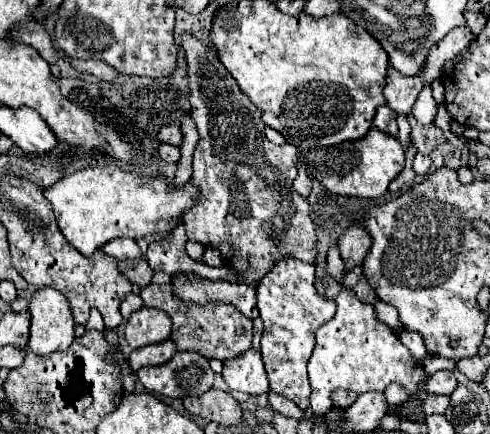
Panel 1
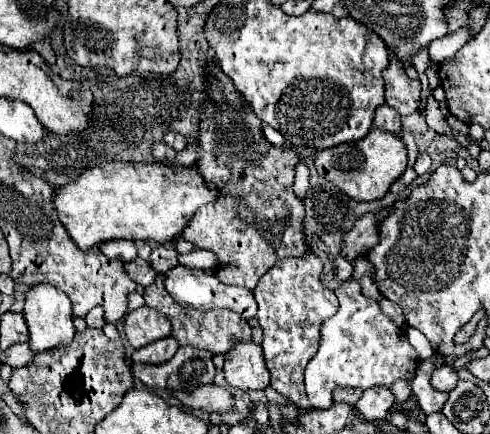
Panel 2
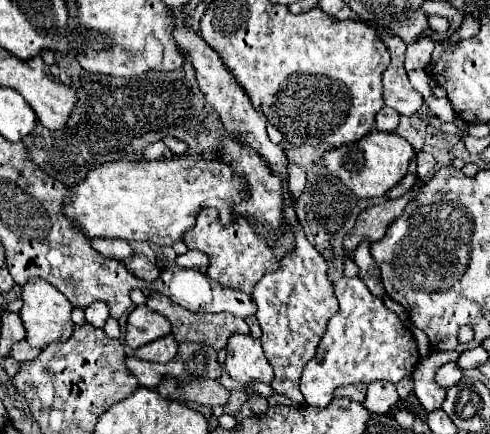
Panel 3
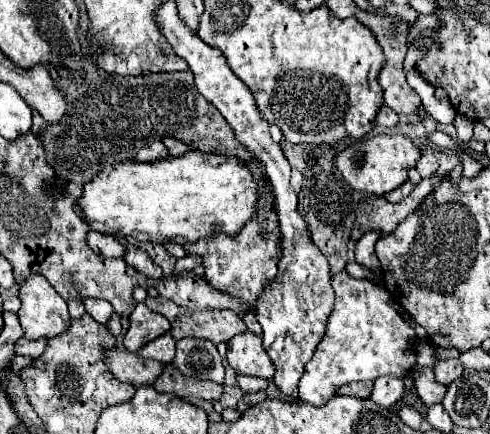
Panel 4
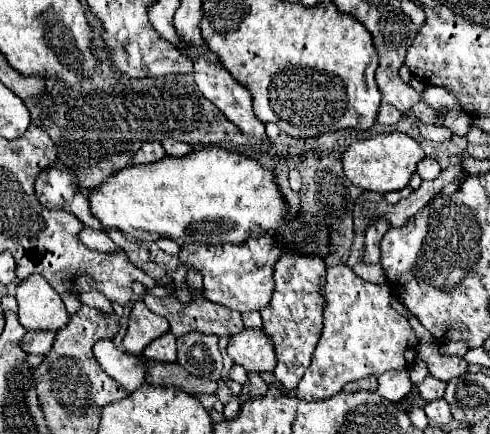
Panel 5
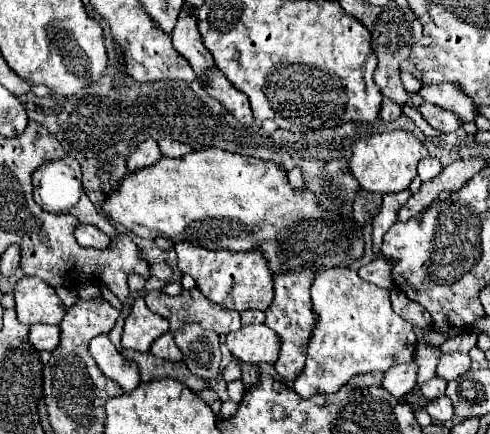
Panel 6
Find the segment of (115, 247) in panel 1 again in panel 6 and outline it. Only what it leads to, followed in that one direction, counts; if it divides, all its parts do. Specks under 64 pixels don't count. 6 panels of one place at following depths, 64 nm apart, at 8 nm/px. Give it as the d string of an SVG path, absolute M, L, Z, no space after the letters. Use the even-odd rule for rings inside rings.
M92 224L76 226L74 236L80 246L92 246L92 248L100 248L100 250L108 248L108 242L110 242L110 238L100 228L96 228Z

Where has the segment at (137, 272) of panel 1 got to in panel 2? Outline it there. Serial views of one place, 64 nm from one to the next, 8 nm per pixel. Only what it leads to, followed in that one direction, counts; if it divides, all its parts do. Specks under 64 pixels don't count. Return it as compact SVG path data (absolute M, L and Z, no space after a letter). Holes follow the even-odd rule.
M126 262L124 268L126 268L126 272L130 274L130 278L136 280L136 284L142 284L142 286L150 286L150 284L154 282L154 278L156 278L156 272L154 272L154 268L152 268L150 264L138 266L138 264L134 264L134 262Z

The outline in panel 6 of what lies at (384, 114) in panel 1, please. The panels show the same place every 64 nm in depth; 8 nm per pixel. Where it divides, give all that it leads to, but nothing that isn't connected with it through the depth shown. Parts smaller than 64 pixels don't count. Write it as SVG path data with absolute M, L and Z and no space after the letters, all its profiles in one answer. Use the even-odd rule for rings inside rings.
M388 98L382 100L382 112L380 112L380 118L382 118L382 120L392 122L392 120L396 120L400 114L402 114L402 108L400 108L398 104L392 104L392 100L388 100Z

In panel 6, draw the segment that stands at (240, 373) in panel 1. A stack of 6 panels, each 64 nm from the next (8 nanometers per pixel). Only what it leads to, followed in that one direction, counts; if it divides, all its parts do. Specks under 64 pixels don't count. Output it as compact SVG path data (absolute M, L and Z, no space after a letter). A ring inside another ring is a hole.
M266 324L242 326L226 338L228 350L246 364L274 364L280 354L280 338Z

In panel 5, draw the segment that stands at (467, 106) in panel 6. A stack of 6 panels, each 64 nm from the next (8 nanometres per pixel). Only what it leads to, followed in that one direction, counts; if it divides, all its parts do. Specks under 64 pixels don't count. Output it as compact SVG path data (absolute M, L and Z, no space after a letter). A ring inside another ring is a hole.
M427 85L422 92L422 100L433 109L447 107L448 109L456 109L462 111L457 98L442 86Z

